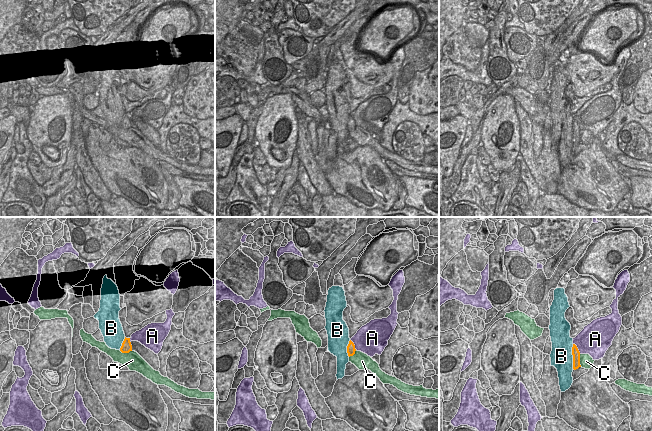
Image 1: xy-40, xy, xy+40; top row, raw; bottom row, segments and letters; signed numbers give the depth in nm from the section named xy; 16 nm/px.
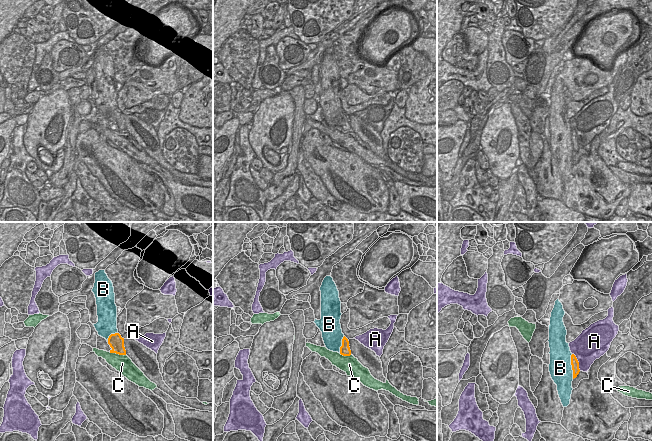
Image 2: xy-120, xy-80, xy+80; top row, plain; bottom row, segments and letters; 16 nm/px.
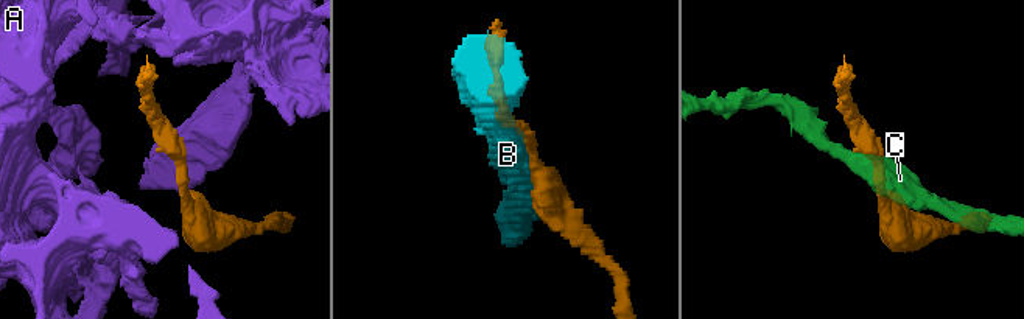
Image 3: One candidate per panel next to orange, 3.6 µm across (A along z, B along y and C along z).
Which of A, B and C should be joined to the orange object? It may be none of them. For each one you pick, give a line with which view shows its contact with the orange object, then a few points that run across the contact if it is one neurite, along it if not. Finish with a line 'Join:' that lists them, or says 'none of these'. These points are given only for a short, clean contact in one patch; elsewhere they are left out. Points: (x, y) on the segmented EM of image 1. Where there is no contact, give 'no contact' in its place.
Join: none of these

